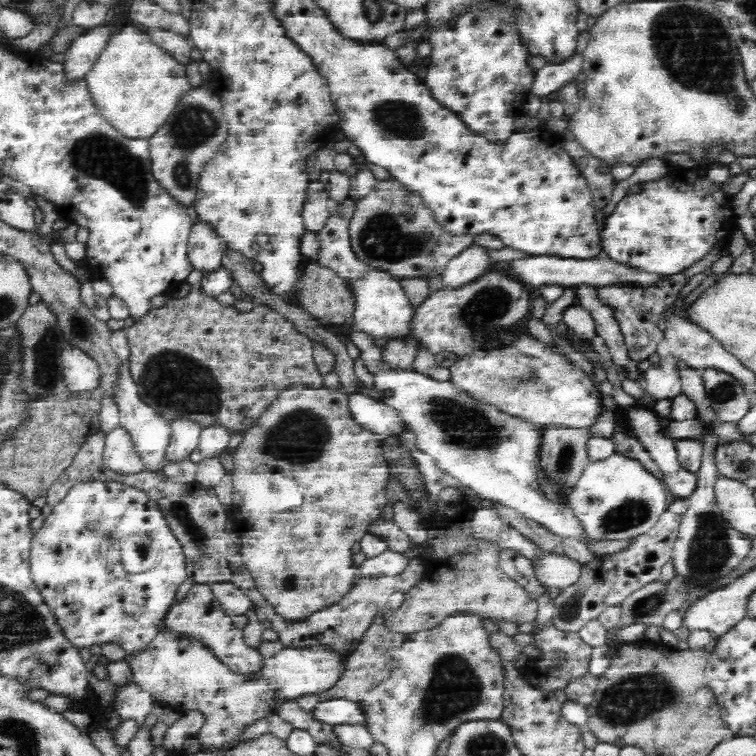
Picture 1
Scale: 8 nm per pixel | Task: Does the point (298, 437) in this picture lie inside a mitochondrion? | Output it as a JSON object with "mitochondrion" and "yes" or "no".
{"mitochondrion":"yes"}

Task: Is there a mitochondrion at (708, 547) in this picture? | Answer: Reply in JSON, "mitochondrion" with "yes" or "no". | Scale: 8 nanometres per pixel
{"mitochondrion":"yes"}

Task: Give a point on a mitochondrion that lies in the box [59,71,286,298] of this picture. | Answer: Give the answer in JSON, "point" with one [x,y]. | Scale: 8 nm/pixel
{"point":[99,155]}

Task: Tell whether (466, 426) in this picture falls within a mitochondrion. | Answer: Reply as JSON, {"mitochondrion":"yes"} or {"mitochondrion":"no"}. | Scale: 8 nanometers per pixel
{"mitochondrion":"yes"}

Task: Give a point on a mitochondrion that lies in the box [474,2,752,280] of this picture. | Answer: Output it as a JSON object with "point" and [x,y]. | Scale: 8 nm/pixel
{"point":[692,46]}

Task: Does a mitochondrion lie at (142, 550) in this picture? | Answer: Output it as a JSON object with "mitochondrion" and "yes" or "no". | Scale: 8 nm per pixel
{"mitochondrion":"no"}

